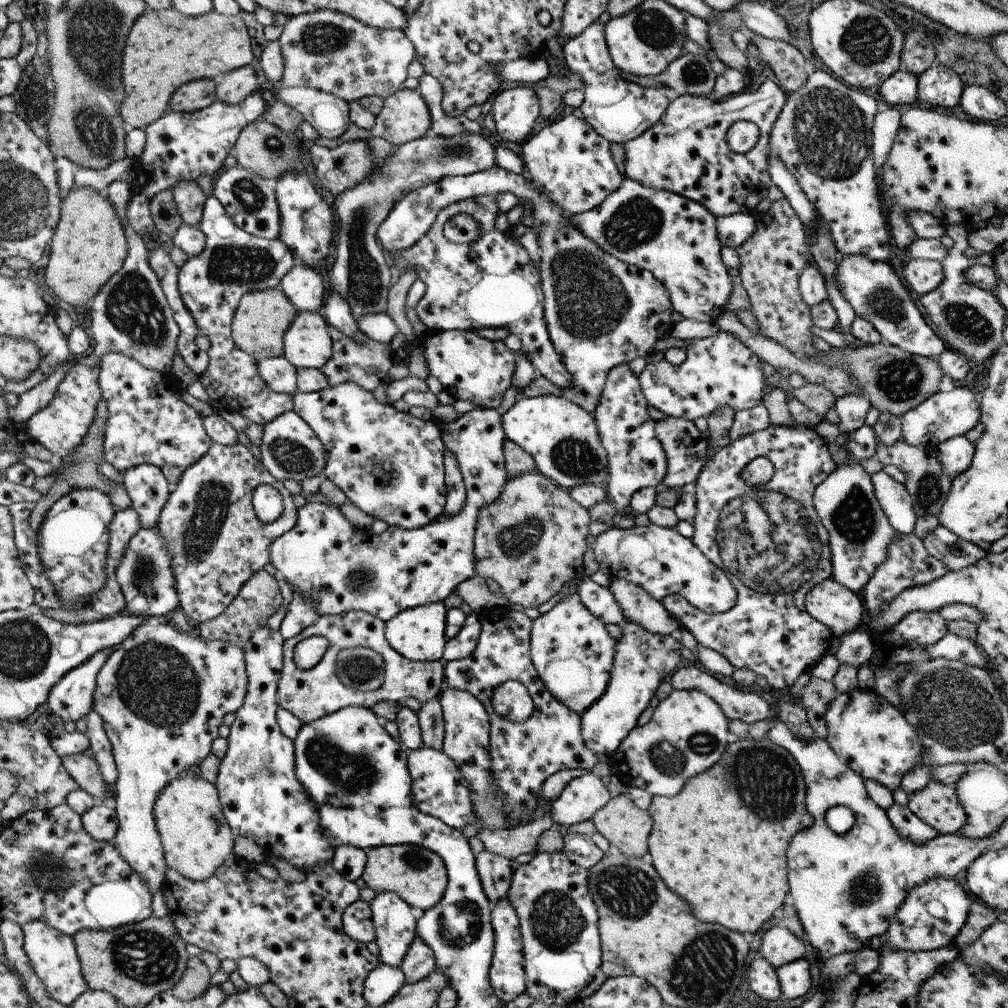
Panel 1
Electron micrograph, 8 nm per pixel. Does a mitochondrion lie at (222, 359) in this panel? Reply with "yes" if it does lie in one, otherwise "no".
no

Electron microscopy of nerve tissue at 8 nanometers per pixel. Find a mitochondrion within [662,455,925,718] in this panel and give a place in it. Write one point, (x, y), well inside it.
(770, 539)

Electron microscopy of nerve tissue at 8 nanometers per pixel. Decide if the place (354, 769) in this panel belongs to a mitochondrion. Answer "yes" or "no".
yes

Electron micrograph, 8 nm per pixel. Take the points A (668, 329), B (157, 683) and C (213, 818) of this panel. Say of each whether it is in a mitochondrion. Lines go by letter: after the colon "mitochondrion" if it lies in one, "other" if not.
A: other
B: mitochondrion
C: mitochondrion

